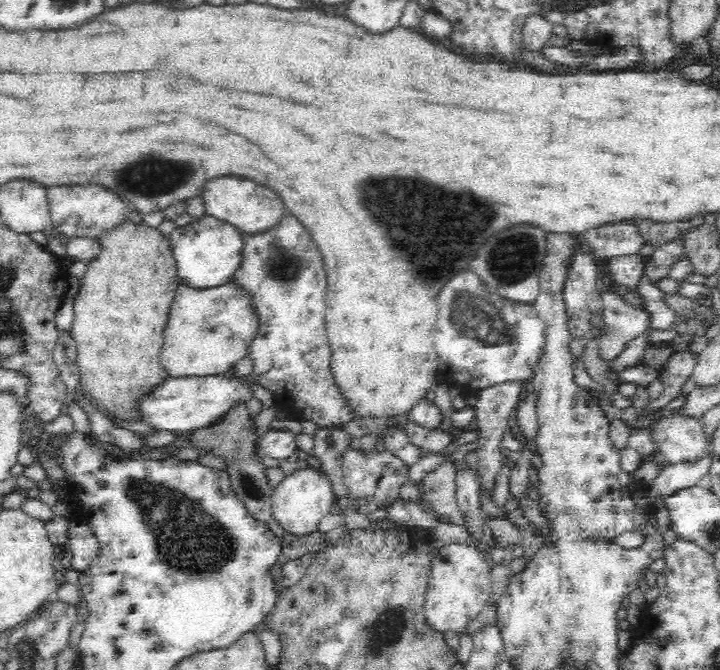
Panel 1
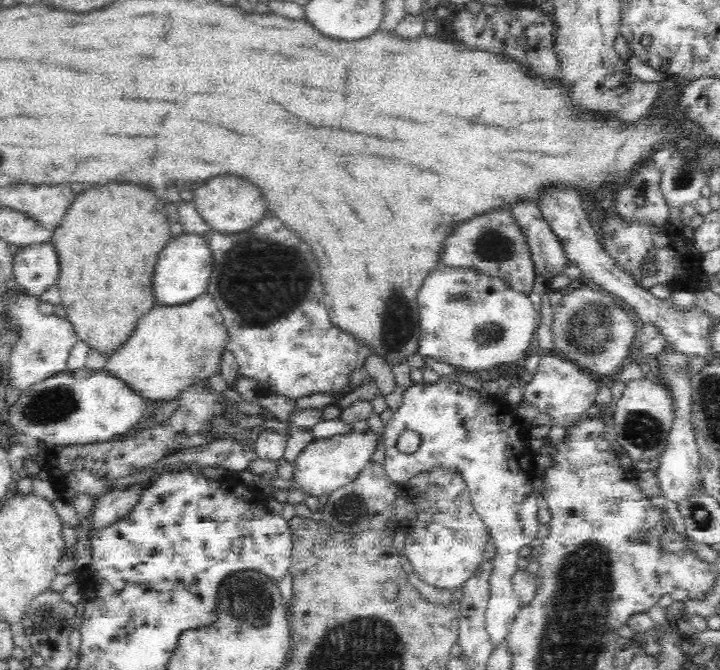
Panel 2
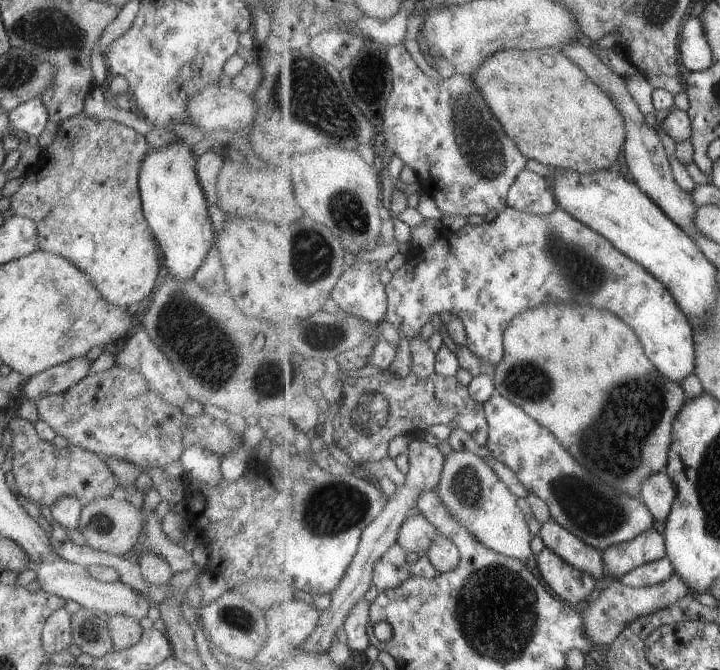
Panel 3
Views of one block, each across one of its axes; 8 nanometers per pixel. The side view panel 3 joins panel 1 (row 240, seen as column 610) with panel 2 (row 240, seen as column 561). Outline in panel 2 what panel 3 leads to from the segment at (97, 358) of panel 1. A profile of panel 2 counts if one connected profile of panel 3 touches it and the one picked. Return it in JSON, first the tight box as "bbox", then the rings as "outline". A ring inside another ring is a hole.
{"bbox":[50,182,172,356],"outline":[[[112,182],[112,184],[106,184],[106,186],[92,186],[86,192],[80,192],[78,196],[74,196],[74,200],[68,206],[68,210],[64,212],[60,224],[52,231],[50,243],[52,243],[52,248],[56,251],[56,255],[58,255],[58,266],[60,267],[56,286],[61,294],[61,303],[66,306],[67,320],[72,324],[79,341],[83,341],[90,349],[103,356],[108,356],[108,354],[116,351],[121,345],[124,345],[124,342],[135,330],[135,323],[155,306],[154,297],[152,297],[152,272],[154,272],[158,254],[160,254],[172,237],[169,230],[170,223],[166,219],[168,209],[163,201],[163,197],[158,198],[146,186],[136,186],[136,184],[128,184],[128,182]]]}

